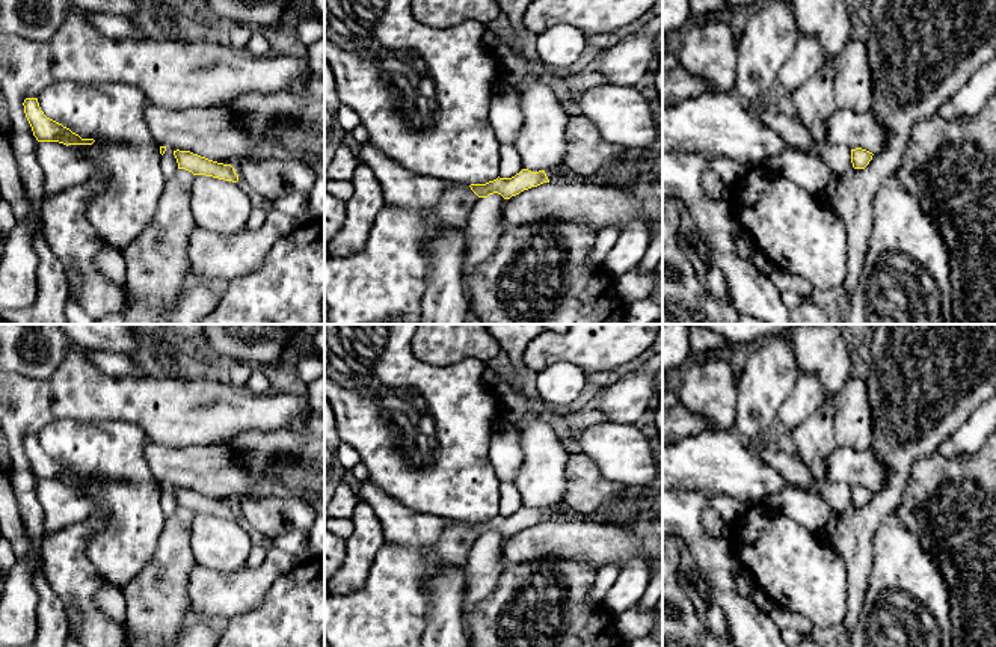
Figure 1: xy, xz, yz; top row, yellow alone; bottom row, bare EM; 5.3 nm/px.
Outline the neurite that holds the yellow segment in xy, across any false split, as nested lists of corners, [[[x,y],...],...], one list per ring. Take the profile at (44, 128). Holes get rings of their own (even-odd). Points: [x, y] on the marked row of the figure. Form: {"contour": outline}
{"contour": [[[26,98],[24,113],[38,142],[59,142],[63,145],[92,145],[94,139],[81,139],[62,124],[47,118],[39,107],[38,98]]]}

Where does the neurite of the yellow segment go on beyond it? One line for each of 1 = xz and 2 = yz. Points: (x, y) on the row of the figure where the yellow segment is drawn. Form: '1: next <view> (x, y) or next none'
1: next none
2: next none

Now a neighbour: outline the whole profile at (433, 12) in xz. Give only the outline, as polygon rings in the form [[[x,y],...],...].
[[[412,0],[413,17],[430,27],[475,20],[484,26],[501,15],[495,0]]]

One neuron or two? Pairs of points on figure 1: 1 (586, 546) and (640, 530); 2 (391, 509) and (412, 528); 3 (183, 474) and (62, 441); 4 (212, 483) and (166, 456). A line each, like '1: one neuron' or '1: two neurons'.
1: one neuron
2: one neuron
3: two neurons
4: one neuron

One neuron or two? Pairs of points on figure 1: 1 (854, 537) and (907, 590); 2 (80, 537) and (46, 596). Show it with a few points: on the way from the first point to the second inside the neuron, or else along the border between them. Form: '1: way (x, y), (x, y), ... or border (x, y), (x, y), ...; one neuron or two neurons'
1: border (883, 522), (874, 534), (873, 570), (865, 591); two neurons
2: border (39, 555), (44, 564), (44, 576), (64, 605); two neurons

